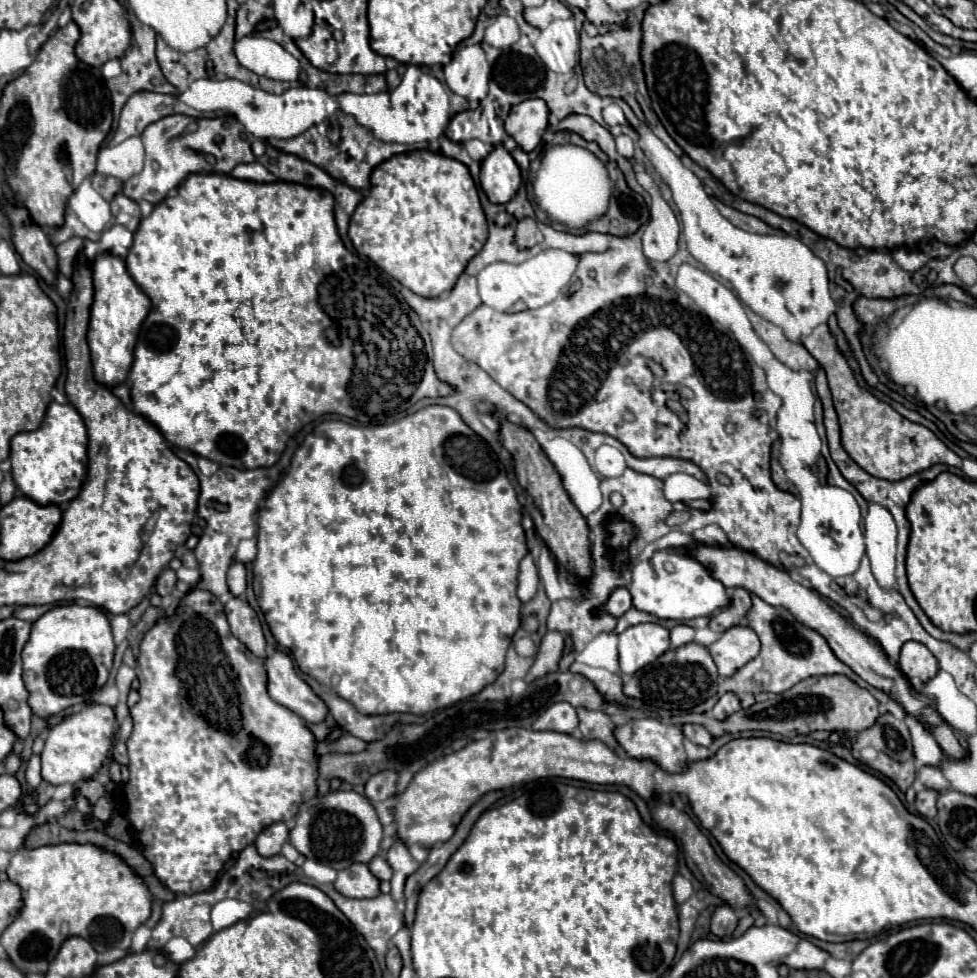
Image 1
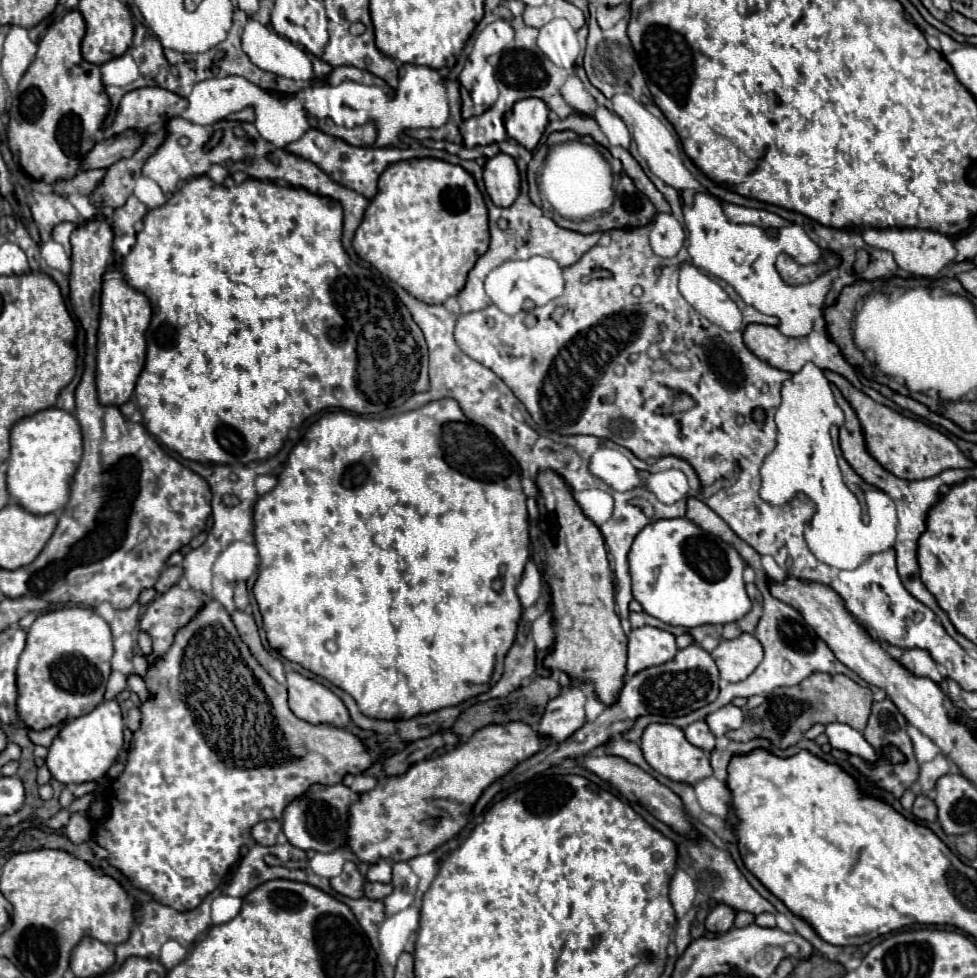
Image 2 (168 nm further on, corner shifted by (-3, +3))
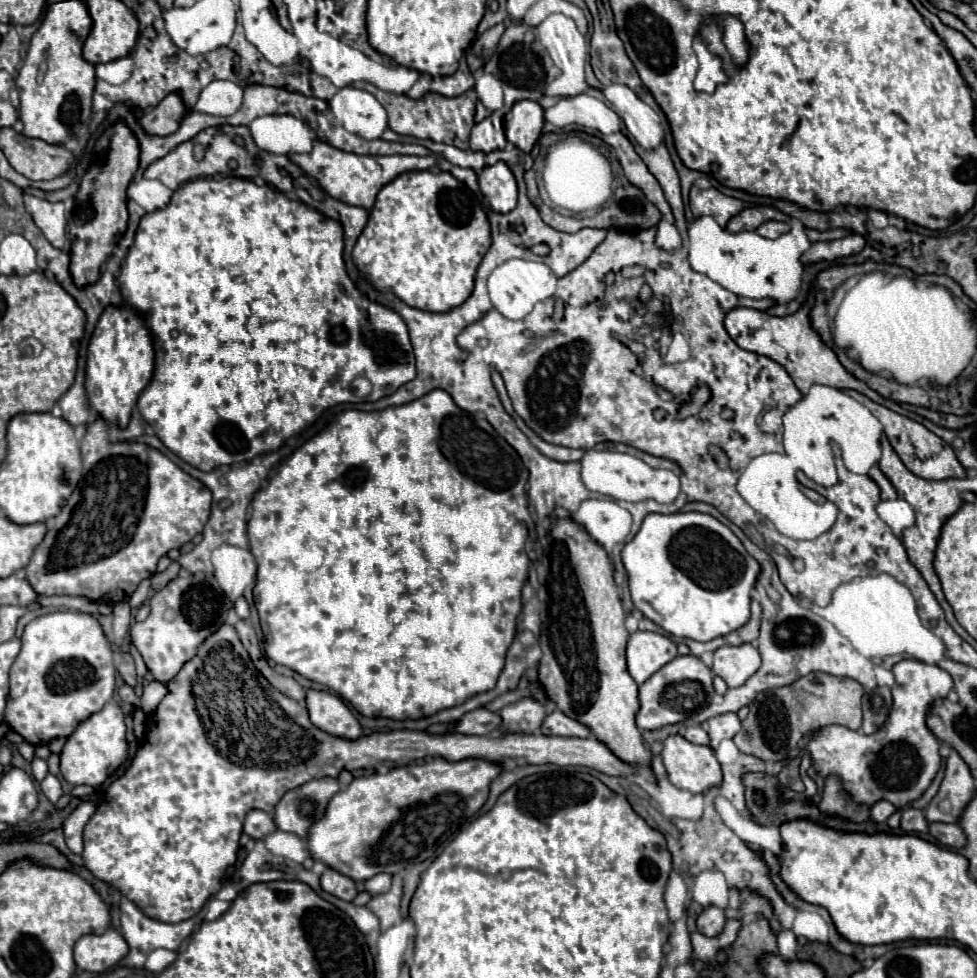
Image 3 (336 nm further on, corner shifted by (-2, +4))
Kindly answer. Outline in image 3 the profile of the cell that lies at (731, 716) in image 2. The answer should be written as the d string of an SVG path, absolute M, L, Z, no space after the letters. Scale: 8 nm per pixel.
M725 713L725 715L717 715L713 719L707 721L707 733L711 739L711 747L715 749L723 739L731 739L737 731L741 729L741 721L737 719L735 713Z

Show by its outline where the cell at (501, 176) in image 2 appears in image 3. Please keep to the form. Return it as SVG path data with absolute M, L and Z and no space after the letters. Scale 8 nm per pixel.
M505 163L485 167L479 175L479 189L497 213L509 213L517 205L517 183Z

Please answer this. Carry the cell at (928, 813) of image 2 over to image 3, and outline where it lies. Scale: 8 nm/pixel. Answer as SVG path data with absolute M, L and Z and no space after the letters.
M907 807L901 811L901 829L905 833L925 833L929 827L923 811Z

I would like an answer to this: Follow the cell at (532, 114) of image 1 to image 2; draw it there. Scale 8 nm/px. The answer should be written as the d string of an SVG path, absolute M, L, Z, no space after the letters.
M518 100L510 116L506 118L508 136L522 144L526 150L534 150L548 126L548 106L544 100Z

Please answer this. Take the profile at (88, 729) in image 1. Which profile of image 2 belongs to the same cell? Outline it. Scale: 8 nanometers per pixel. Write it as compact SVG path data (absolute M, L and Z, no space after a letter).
M108 700L98 704L92 712L66 722L66 726L60 730L60 734L52 740L52 746L48 748L46 766L52 778L62 784L92 782L108 772L124 744L124 720L120 706L116 700Z

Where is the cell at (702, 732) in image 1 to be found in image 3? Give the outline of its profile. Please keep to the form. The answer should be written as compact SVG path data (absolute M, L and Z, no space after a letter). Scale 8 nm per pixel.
M691 725L685 729L683 737L691 743L697 743L697 745L709 745L709 735L707 731L701 727L701 725Z

